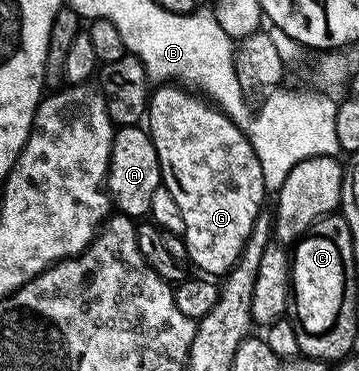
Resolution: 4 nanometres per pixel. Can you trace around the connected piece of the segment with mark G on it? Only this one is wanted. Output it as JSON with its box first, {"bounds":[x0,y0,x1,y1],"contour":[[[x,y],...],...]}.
{"bounds":[145,85,264,276],"contour":[[[159,85],[150,92],[145,127],[151,132],[151,140],[157,149],[161,185],[173,193],[173,201],[177,201],[177,209],[181,209],[187,259],[195,262],[204,276],[226,276],[241,257],[245,241],[264,210],[263,170],[261,161],[257,161],[257,153],[253,153],[253,145],[249,145],[241,129],[237,129],[225,112],[183,85]]]}

